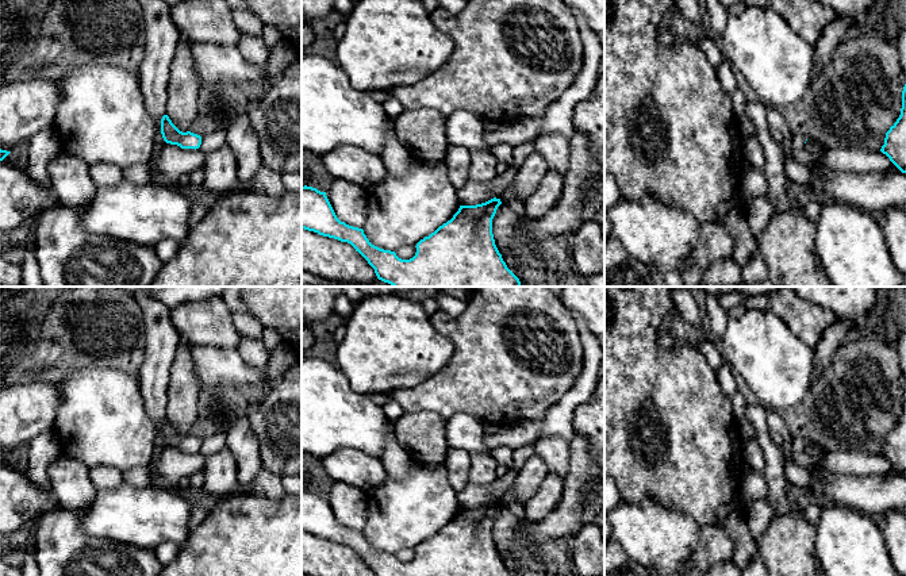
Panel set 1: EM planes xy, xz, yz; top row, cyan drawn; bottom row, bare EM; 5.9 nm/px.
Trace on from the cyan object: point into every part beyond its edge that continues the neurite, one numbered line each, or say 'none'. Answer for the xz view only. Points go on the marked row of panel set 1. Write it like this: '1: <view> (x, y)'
none

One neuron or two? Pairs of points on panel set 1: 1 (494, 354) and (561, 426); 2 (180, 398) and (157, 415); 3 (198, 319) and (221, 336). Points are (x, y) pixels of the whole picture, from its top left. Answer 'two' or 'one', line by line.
1: two
2: two
3: one

